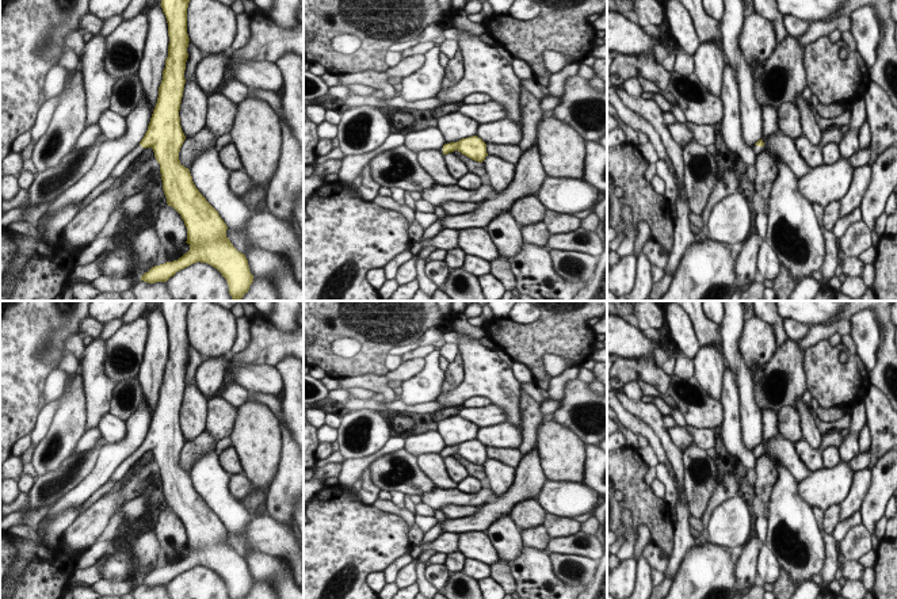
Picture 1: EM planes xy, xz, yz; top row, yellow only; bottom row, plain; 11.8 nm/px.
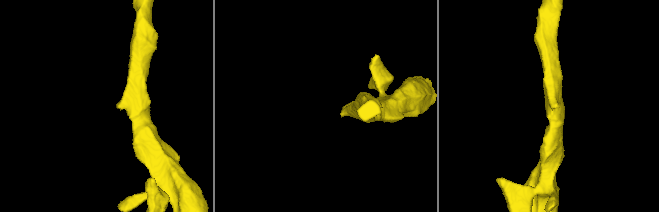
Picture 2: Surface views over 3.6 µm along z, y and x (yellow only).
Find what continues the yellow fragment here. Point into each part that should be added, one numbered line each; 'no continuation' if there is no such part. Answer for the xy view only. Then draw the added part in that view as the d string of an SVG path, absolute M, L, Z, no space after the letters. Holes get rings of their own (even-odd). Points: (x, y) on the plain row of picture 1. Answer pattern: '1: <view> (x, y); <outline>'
1: xy (125, 465); M138 447L134 453L131 453L126 459L123 459L123 461L117 466L117 469L115 469L114 473L111 474L110 480L114 480L115 482L119 481L119 480L125 476L125 473L133 466L133 463L142 457L144 453L145 453L145 451L142 451L142 450Z

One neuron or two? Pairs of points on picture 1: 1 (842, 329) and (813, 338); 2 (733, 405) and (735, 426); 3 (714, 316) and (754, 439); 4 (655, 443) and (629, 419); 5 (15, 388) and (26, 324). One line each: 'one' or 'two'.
1: one
2: one
3: two
4: one
5: one

